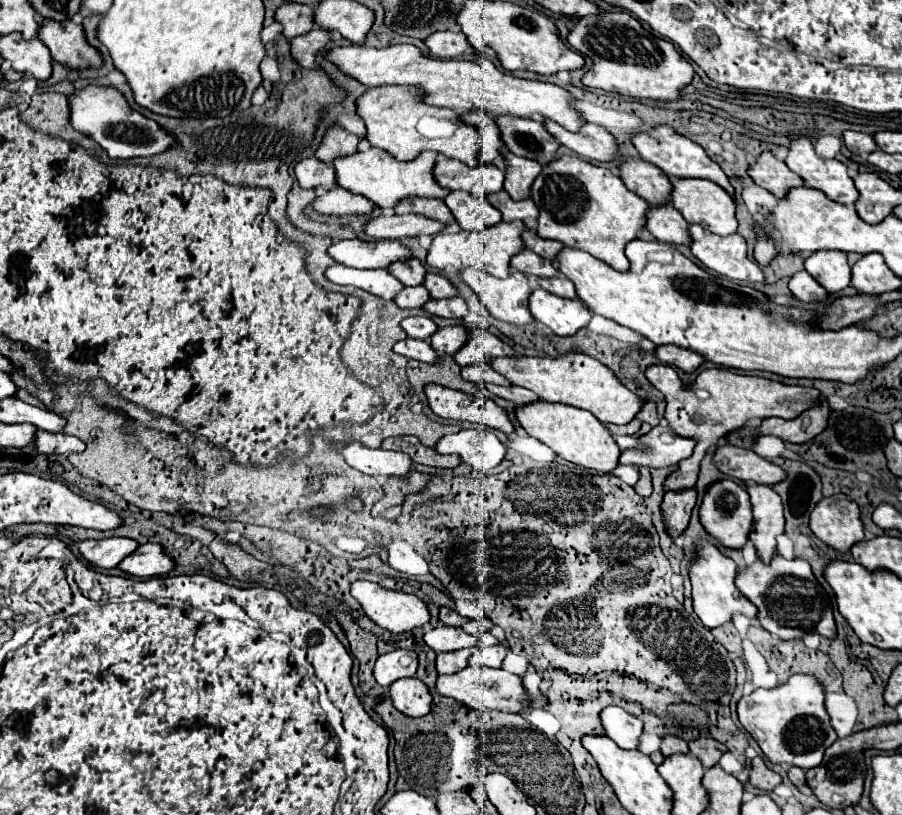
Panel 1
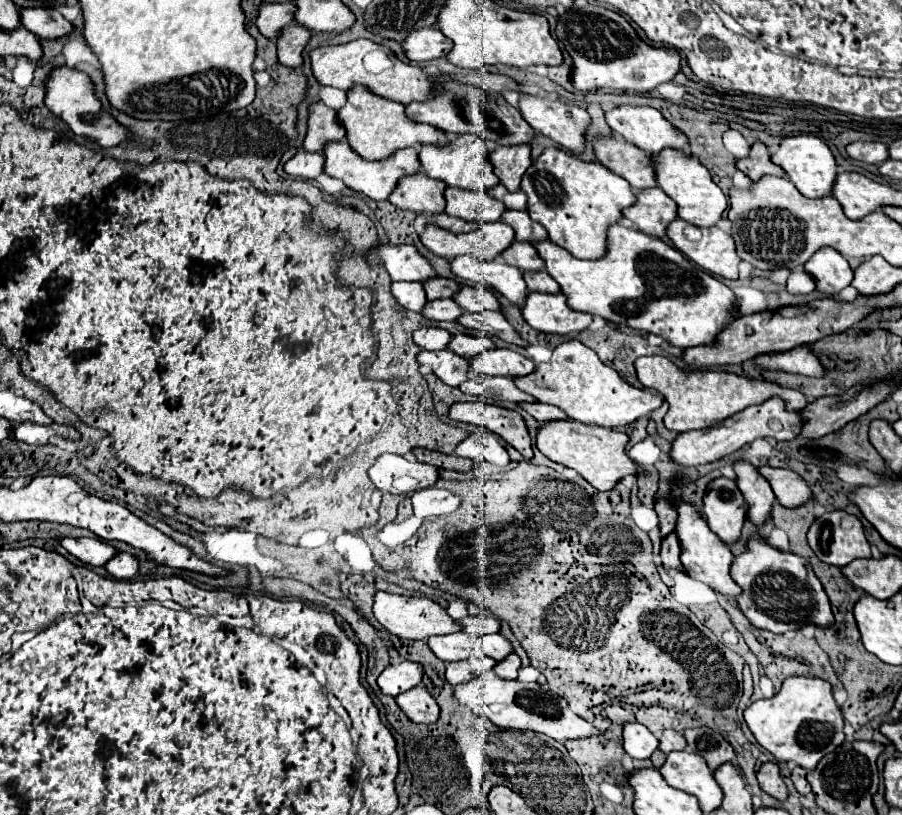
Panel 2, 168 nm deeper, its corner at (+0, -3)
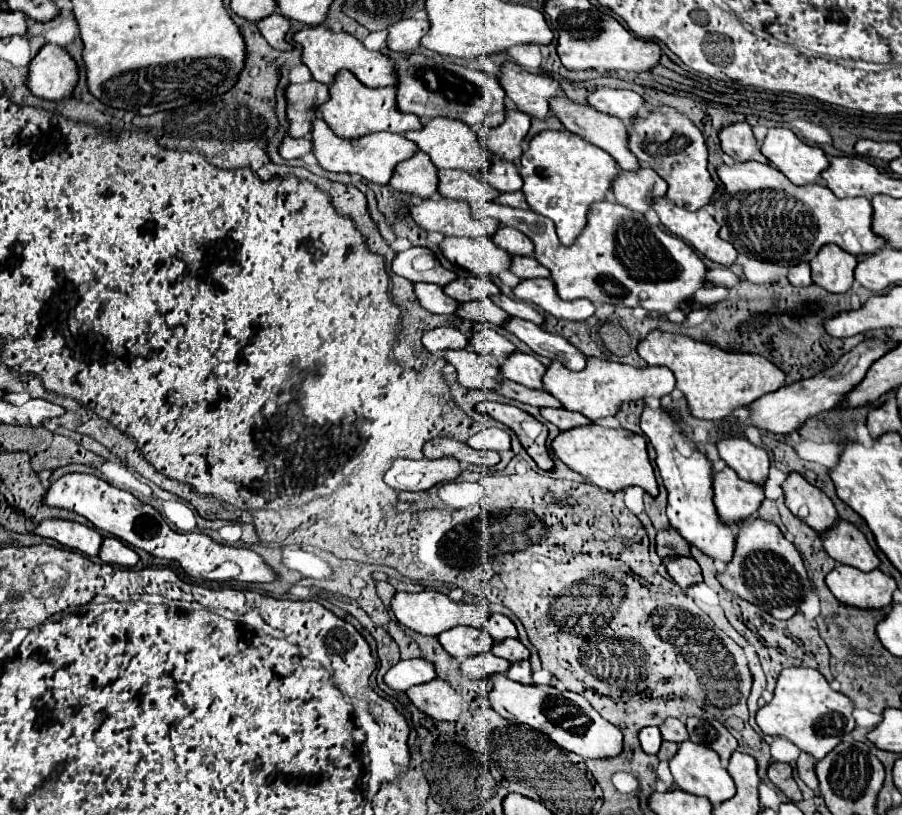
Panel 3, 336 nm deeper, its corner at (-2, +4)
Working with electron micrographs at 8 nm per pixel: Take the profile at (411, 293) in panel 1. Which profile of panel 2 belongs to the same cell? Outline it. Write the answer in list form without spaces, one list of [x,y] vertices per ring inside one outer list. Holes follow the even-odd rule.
[[[433,300],[433,302],[427,302],[427,306],[423,310],[425,318],[447,320],[447,322],[455,322],[461,314],[463,314],[463,308],[459,308],[459,304],[455,304],[455,300]]]

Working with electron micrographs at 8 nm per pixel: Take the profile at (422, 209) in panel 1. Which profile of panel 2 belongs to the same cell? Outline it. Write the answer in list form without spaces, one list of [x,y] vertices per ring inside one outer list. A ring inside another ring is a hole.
[[[423,170],[415,176],[403,176],[391,192],[389,202],[401,210],[411,212],[443,212],[445,210],[445,184],[441,180],[431,180]]]

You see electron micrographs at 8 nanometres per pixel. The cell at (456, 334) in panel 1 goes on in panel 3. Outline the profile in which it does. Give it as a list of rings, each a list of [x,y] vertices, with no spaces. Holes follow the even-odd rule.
[[[483,329],[479,333],[473,333],[469,339],[469,345],[473,347],[475,353],[493,355],[499,361],[503,361],[505,355],[515,351],[515,345],[509,339],[505,339],[501,333],[497,333],[495,329]]]

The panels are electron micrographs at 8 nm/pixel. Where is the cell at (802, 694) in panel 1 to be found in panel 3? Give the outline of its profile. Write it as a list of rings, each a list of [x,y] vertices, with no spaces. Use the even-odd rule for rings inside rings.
[[[793,667],[785,669],[779,675],[773,699],[757,711],[755,719],[765,735],[785,737],[801,751],[813,755],[815,759],[823,759],[841,743],[843,735],[853,731],[855,721],[851,717],[851,711],[851,699],[839,691],[833,691],[827,679],[817,669]]]

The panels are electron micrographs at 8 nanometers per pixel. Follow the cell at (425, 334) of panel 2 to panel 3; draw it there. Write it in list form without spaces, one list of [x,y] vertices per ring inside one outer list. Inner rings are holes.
[[[437,327],[423,335],[423,345],[431,353],[445,349],[463,349],[467,347],[467,337],[455,327]]]

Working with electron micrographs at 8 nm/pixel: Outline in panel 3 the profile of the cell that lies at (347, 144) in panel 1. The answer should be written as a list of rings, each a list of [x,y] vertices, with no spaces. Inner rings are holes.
[[[309,81],[303,85],[287,87],[287,117],[291,121],[291,137],[309,137],[313,119],[317,117],[317,107],[329,101],[329,87],[319,81]]]

